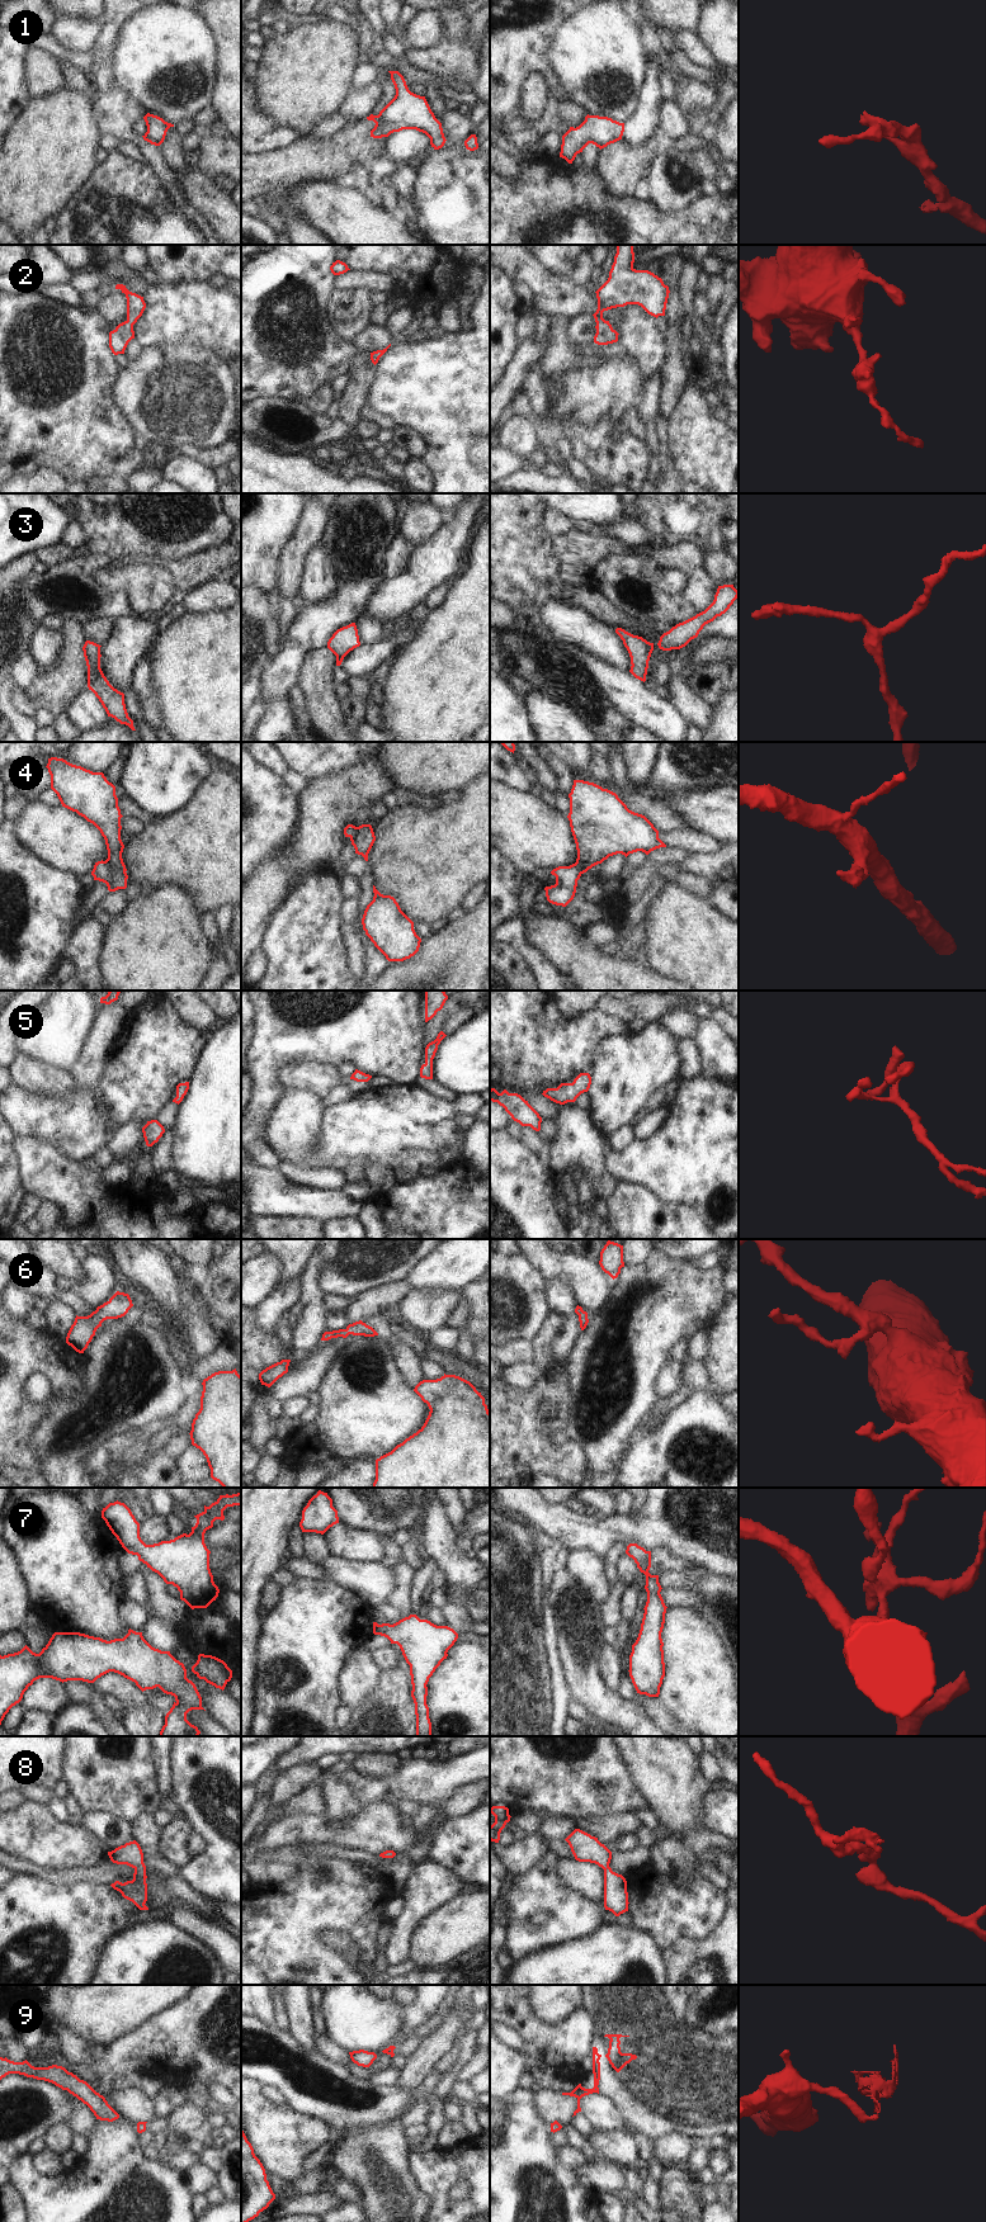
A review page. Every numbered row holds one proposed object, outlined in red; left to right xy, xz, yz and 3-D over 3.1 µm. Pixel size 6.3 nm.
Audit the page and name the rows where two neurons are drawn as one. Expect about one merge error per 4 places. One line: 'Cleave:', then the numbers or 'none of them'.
Cleave: 4, 9

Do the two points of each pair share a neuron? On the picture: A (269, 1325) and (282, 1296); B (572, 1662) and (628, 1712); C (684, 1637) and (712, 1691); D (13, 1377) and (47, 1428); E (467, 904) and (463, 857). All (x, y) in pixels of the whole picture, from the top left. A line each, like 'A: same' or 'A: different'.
A: same
B: same
C: same
D: different
E: different

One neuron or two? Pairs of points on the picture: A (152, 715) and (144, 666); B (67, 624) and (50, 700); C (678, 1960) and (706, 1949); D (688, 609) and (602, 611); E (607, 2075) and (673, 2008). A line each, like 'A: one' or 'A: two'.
A: one
B: one
C: one
D: two
E: one

